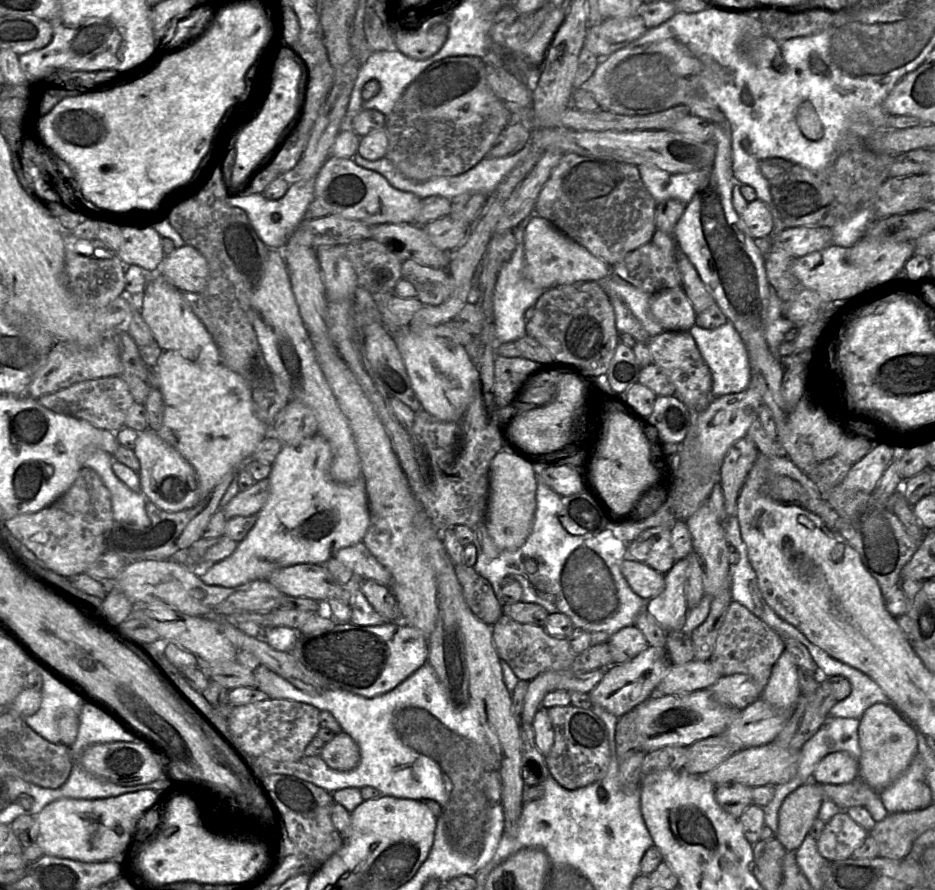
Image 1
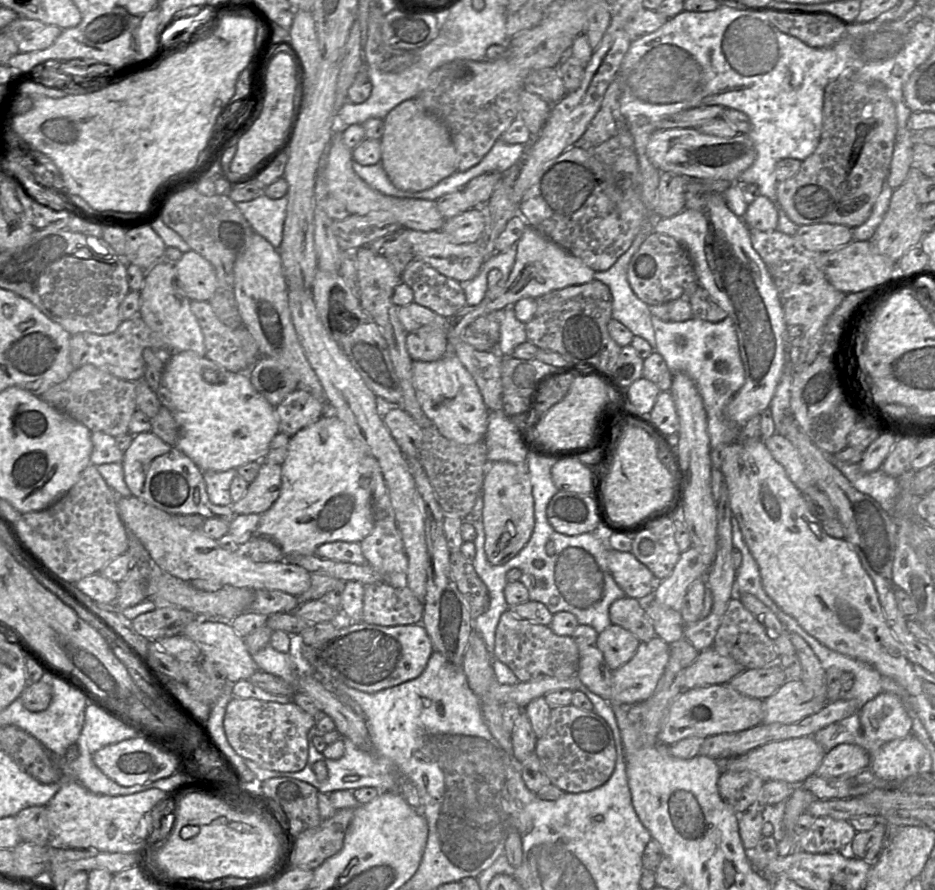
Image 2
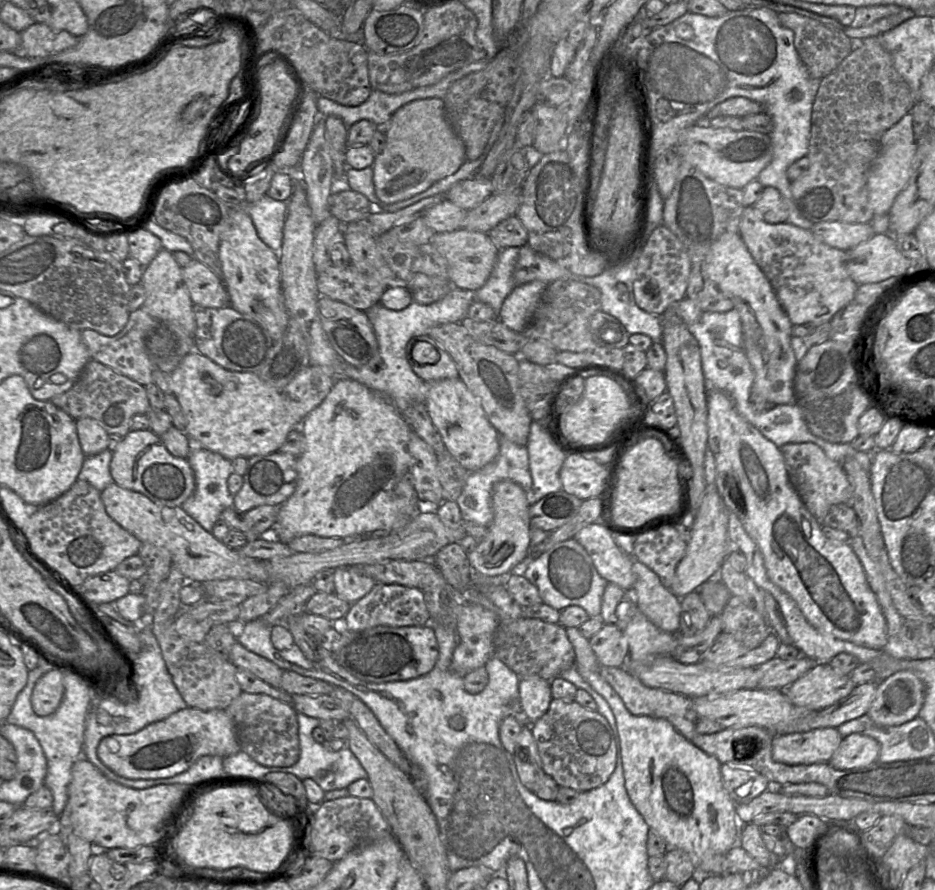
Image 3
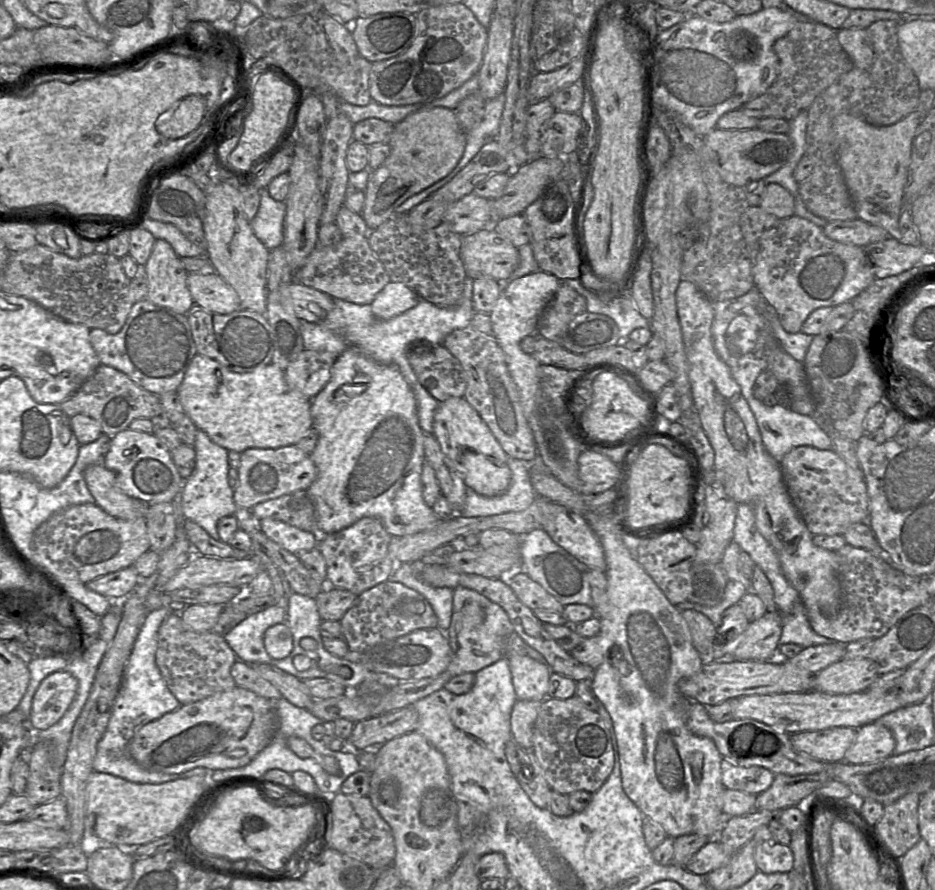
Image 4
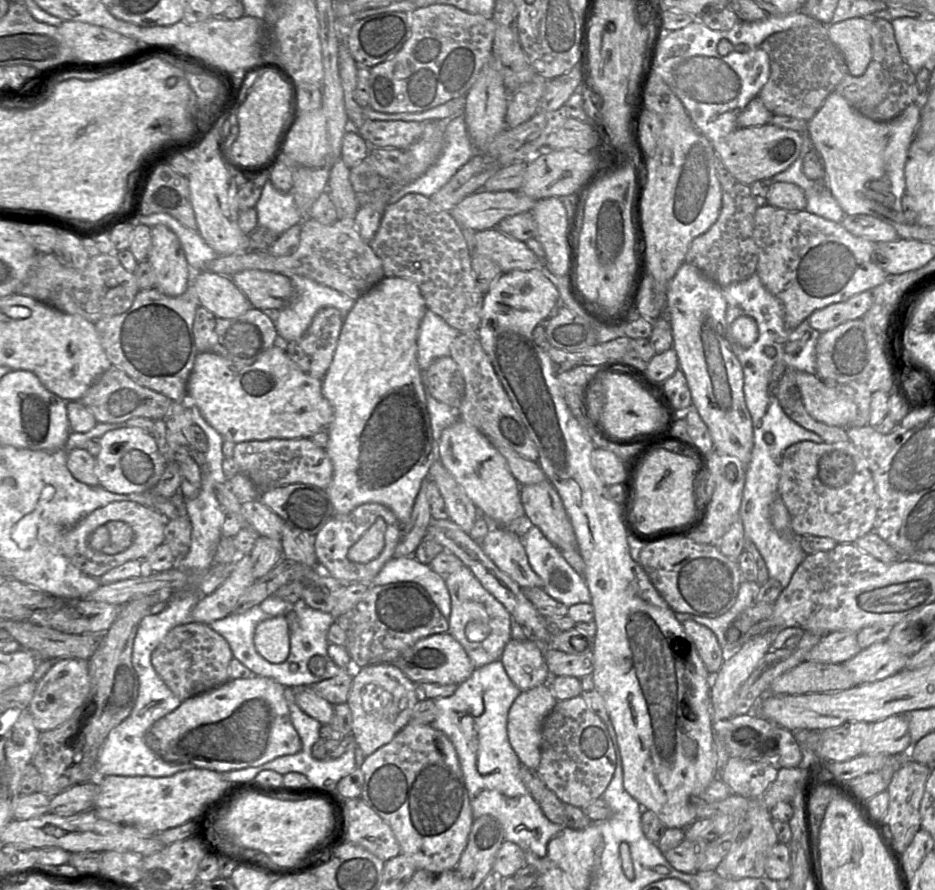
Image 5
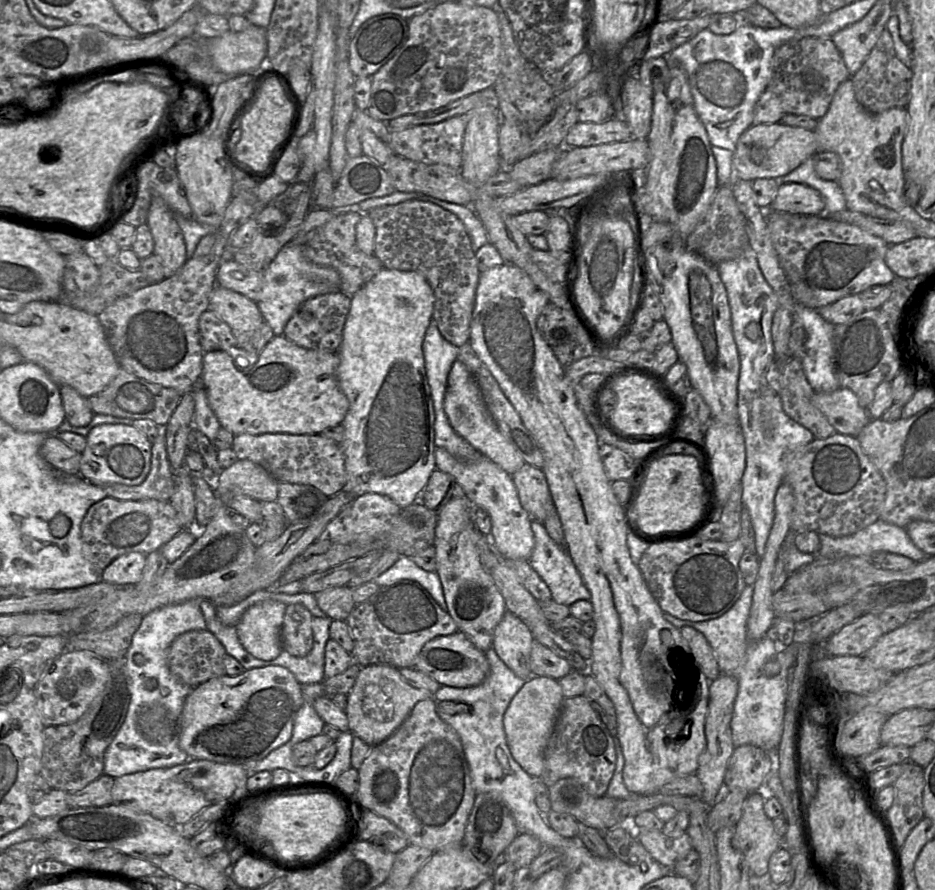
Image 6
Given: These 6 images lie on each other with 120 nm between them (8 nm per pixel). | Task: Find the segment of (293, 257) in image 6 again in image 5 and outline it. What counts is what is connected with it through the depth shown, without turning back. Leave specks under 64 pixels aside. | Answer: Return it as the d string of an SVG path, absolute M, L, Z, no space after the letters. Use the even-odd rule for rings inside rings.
M294 275L290 277L293 286L293 296L289 303L281 309L265 310L275 324L277 330L277 345L286 349L289 341L303 336L310 326L314 315L324 307L335 307L346 315L353 307L355 300L330 287L319 284L309 278Z

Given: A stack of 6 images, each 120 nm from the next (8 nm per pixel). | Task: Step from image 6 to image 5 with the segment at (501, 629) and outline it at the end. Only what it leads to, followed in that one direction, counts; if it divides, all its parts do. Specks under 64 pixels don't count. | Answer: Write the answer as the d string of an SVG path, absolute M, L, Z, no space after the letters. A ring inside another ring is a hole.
M512 638L503 650L500 661L510 680L521 692L530 690L539 685L547 684L552 677L548 671L542 653L542 647L549 648L550 646L539 644L534 639L521 641Z

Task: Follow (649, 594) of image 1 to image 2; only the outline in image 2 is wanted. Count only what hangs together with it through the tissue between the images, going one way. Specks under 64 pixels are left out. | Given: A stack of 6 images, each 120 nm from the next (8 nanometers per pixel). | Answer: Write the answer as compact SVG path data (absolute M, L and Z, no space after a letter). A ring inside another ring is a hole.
M607 551L607 565L617 585L631 598L655 591L655 577L631 552Z

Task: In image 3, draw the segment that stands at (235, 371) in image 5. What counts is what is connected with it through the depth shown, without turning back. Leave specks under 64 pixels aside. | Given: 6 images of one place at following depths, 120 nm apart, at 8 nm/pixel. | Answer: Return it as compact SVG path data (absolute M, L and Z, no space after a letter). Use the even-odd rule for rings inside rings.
M197 350L187 354L170 374L172 394L187 419L185 433L202 447L228 460L267 455L279 451L289 431L299 424L288 412L282 391L265 383L256 373L228 371Z

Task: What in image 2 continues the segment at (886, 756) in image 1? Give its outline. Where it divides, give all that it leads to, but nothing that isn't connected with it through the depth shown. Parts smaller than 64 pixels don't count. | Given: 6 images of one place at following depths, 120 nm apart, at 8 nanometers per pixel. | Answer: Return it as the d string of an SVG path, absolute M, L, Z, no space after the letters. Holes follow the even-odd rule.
M885 692L877 695L859 710L859 714L863 733L865 737L875 745L876 750L887 742L905 738L912 733L912 719L903 702L893 693Z

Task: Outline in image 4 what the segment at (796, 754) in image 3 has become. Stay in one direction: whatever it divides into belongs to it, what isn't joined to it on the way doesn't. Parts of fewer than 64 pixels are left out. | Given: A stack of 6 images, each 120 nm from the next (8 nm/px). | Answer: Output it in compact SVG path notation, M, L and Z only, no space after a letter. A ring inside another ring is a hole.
M833 727L791 735L795 751L823 762L842 762L855 740L857 729Z

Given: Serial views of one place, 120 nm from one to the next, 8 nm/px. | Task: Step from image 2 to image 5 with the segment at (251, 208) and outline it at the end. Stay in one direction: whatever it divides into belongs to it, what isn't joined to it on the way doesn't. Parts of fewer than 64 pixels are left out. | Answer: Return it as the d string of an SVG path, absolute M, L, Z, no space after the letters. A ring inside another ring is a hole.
M270 180L265 183L255 208L258 226L277 236L302 222L292 193L279 192Z

